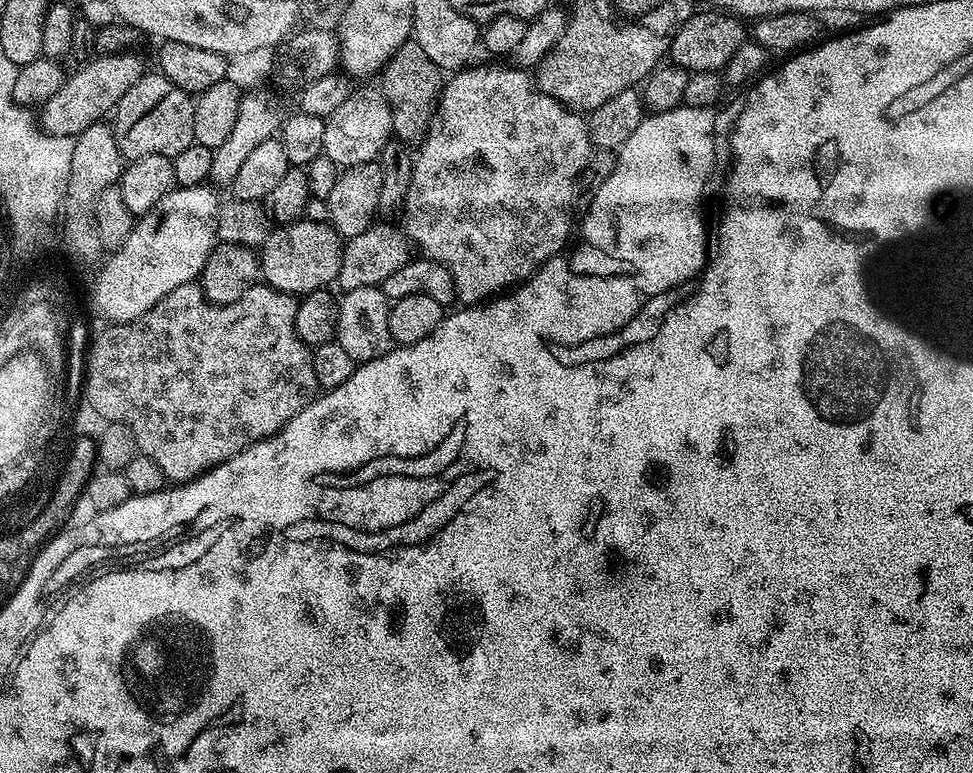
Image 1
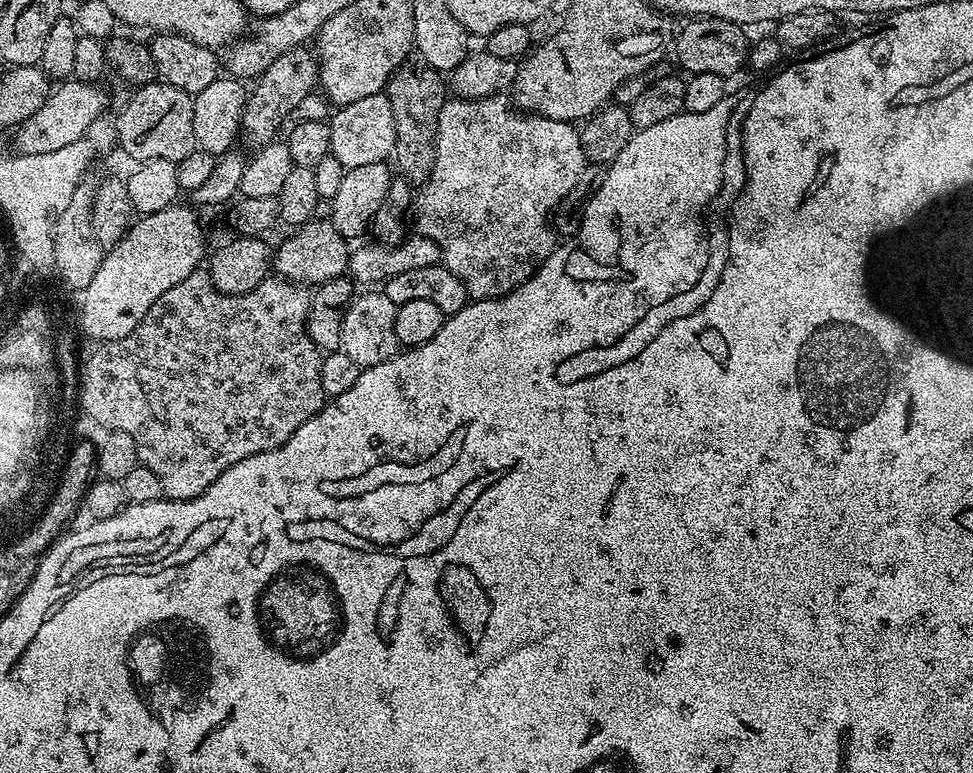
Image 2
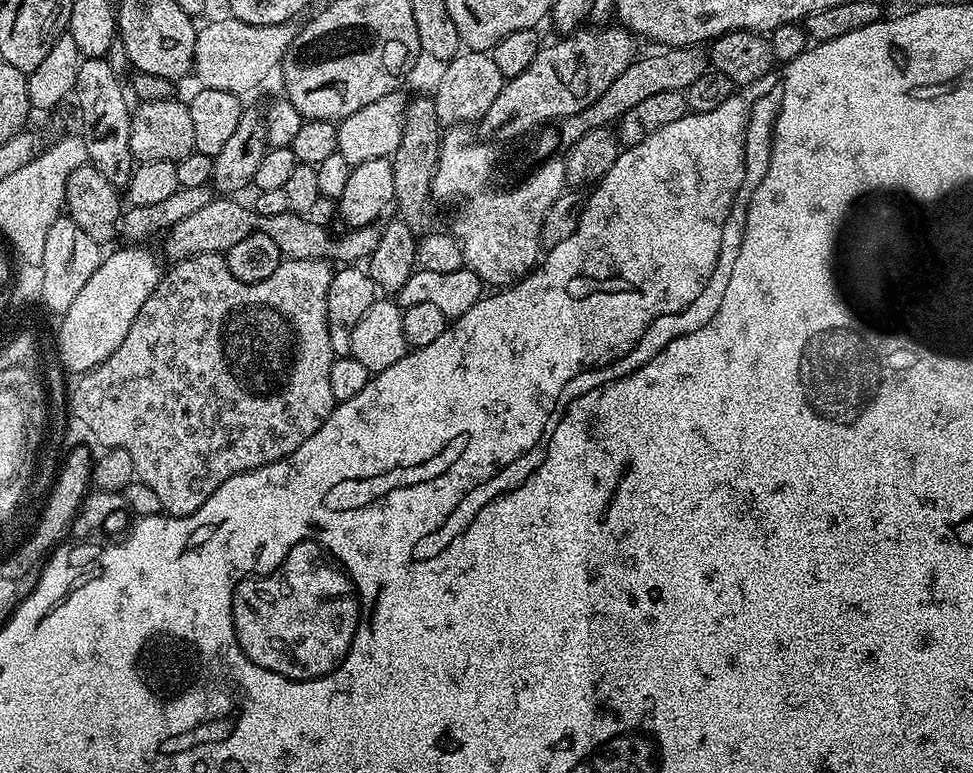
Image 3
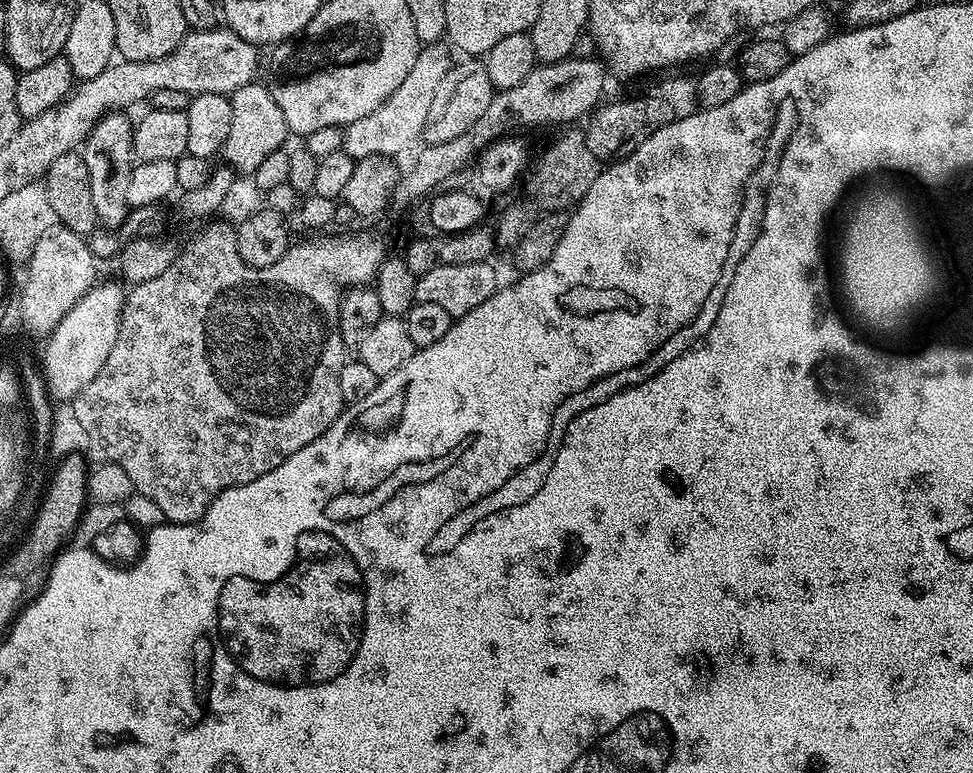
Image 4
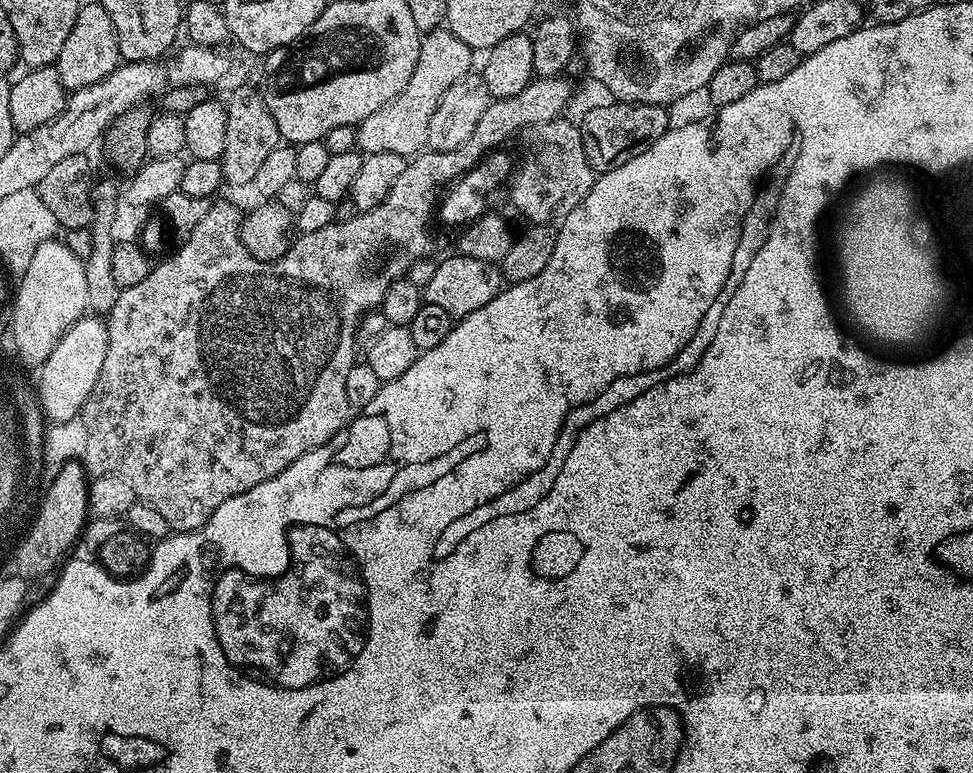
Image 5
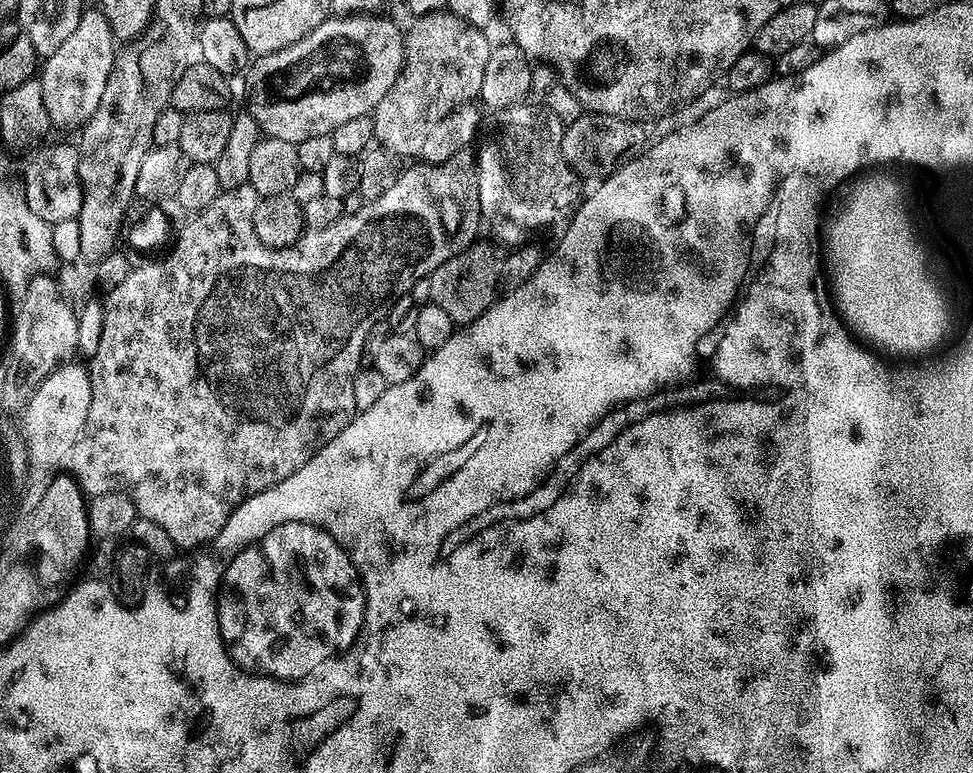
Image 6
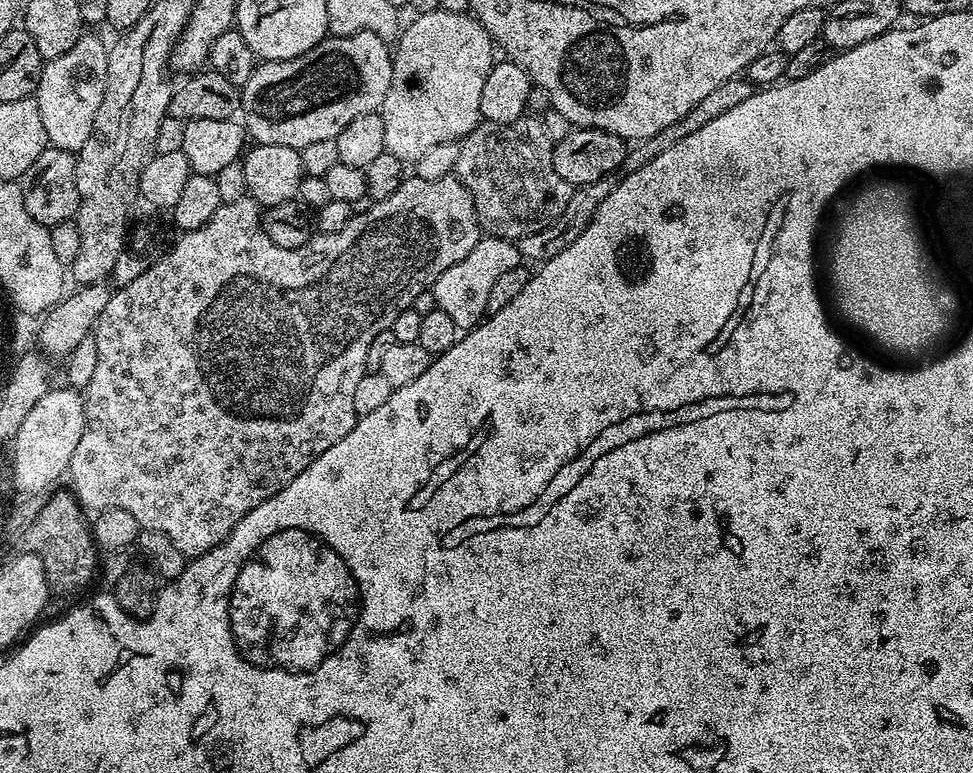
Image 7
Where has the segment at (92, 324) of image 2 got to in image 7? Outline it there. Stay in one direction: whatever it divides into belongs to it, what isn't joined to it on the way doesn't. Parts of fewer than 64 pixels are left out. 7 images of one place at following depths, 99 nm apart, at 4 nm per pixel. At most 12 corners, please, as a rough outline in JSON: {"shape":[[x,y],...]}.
{"shape":[[53,387],[11,441],[12,483],[47,493],[82,438],[83,395]]}

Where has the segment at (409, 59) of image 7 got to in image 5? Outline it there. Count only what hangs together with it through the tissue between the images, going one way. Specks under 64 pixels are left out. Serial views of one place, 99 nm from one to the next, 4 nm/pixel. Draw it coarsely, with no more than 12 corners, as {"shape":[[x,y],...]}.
{"shape":[[447,27],[420,41],[410,82],[356,128],[361,153],[412,158],[444,92],[473,71]]}

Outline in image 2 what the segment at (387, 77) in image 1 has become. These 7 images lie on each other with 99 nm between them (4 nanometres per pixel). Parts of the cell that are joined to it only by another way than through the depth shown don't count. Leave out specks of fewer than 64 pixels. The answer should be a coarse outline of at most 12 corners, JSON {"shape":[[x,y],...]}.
{"shape":[[405,66],[389,78],[394,168],[423,184],[436,157],[445,77]]}

